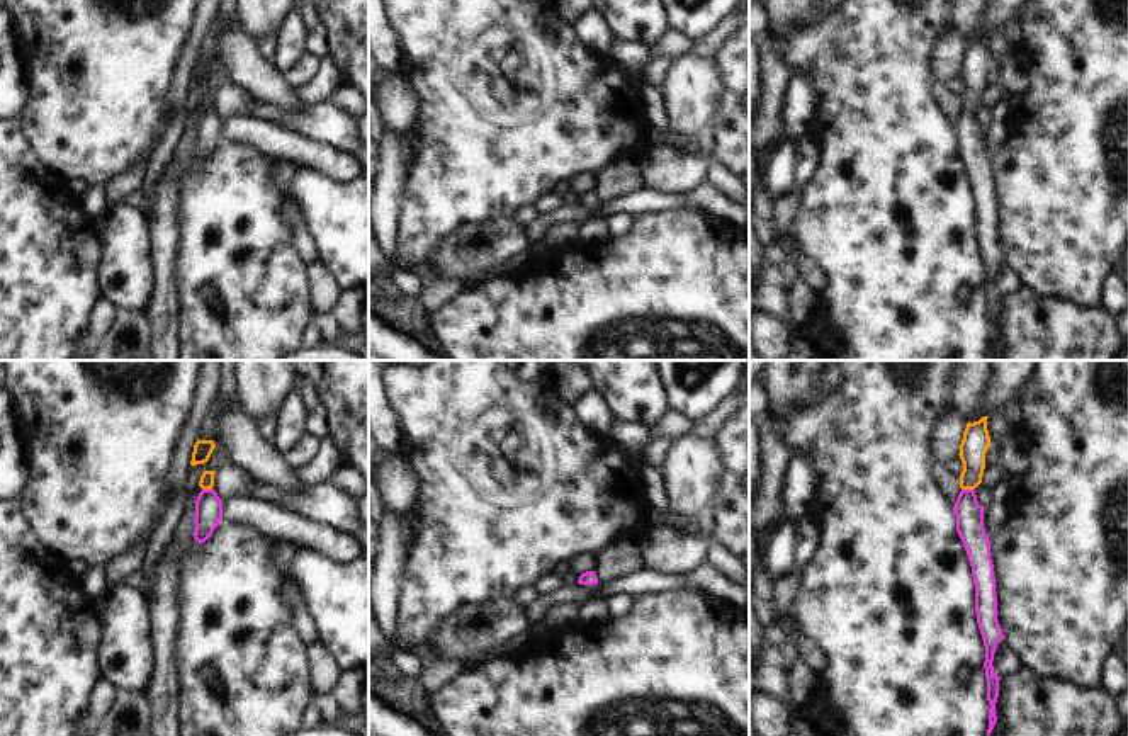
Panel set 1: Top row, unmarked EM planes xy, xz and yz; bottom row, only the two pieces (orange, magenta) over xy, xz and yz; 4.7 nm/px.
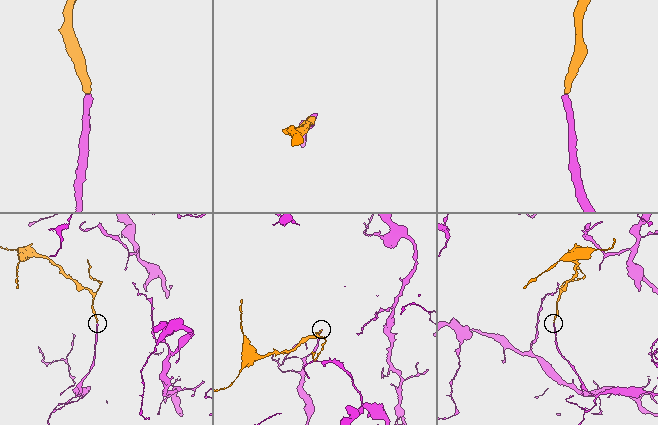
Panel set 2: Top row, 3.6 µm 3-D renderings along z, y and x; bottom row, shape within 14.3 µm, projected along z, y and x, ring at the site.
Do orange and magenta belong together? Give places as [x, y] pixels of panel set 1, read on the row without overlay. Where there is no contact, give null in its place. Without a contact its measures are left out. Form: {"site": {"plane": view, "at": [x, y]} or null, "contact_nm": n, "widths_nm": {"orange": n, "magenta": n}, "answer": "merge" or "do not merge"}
{"site": {"plane": "yz", "at": [967, 107]}, "contact_nm": 60, "widths_nm": {"orange": 130, "magenta": 130}, "answer": "merge"}

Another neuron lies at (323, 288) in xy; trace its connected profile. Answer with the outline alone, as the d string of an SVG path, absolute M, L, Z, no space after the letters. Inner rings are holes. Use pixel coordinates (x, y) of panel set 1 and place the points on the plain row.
M316 258L306 263L307 289L314 313L330 313L336 297L341 294L331 272Z

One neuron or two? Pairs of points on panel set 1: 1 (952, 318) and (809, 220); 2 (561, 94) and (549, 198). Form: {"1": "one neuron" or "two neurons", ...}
{"1": "one neuron", "2": "two neurons"}

